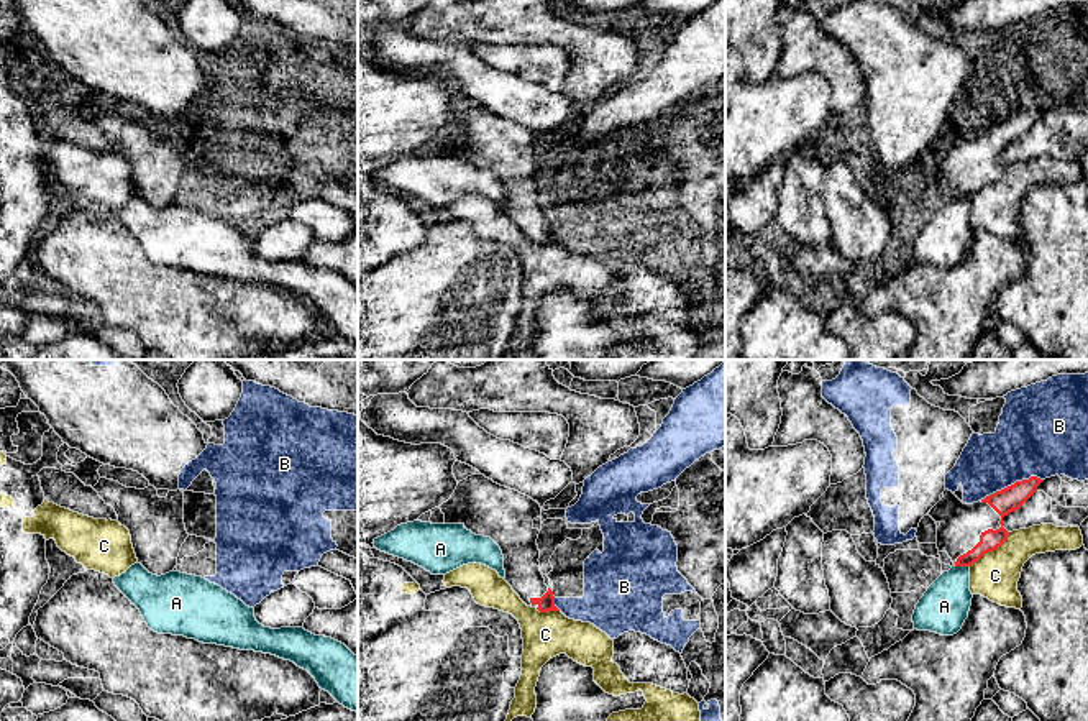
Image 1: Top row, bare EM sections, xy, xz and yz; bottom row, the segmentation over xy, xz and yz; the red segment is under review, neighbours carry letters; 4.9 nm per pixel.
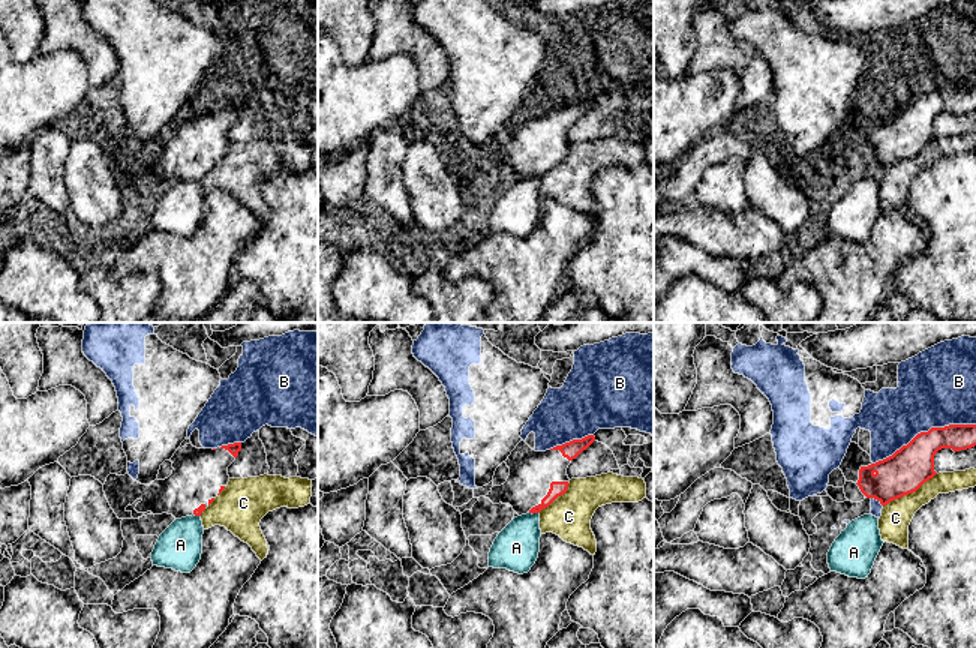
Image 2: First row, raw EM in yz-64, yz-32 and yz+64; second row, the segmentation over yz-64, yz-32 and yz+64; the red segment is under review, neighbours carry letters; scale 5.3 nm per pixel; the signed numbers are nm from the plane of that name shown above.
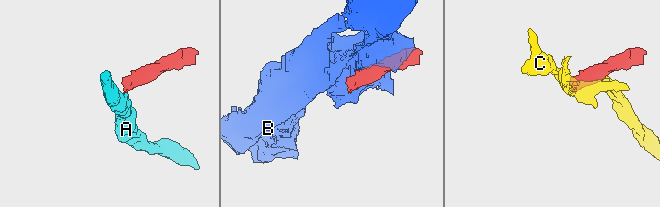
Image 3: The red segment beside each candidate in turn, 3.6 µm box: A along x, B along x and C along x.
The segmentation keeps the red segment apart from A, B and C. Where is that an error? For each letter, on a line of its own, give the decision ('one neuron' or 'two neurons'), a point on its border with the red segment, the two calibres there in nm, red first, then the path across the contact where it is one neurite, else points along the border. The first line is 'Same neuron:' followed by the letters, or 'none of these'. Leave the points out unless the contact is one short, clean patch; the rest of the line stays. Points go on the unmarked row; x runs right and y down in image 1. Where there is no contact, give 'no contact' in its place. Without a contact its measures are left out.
Same neuron: none of these
A: two neurons; contact yz (962, 197); calibres 100 and 240 nm; border yz (955, 197), (969, 199)
B: two neurons; contact yz (1011, 117); calibres 120 and 360 nm
C: two neurons; contact yz (990, 183); calibres 120 and 220 nm

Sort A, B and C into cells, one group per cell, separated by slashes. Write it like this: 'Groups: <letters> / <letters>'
Groups: A / B / C

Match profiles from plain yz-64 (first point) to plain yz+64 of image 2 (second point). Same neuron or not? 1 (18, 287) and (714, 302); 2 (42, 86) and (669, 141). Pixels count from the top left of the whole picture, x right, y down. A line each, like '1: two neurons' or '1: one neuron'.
1: one neuron
2: one neuron

